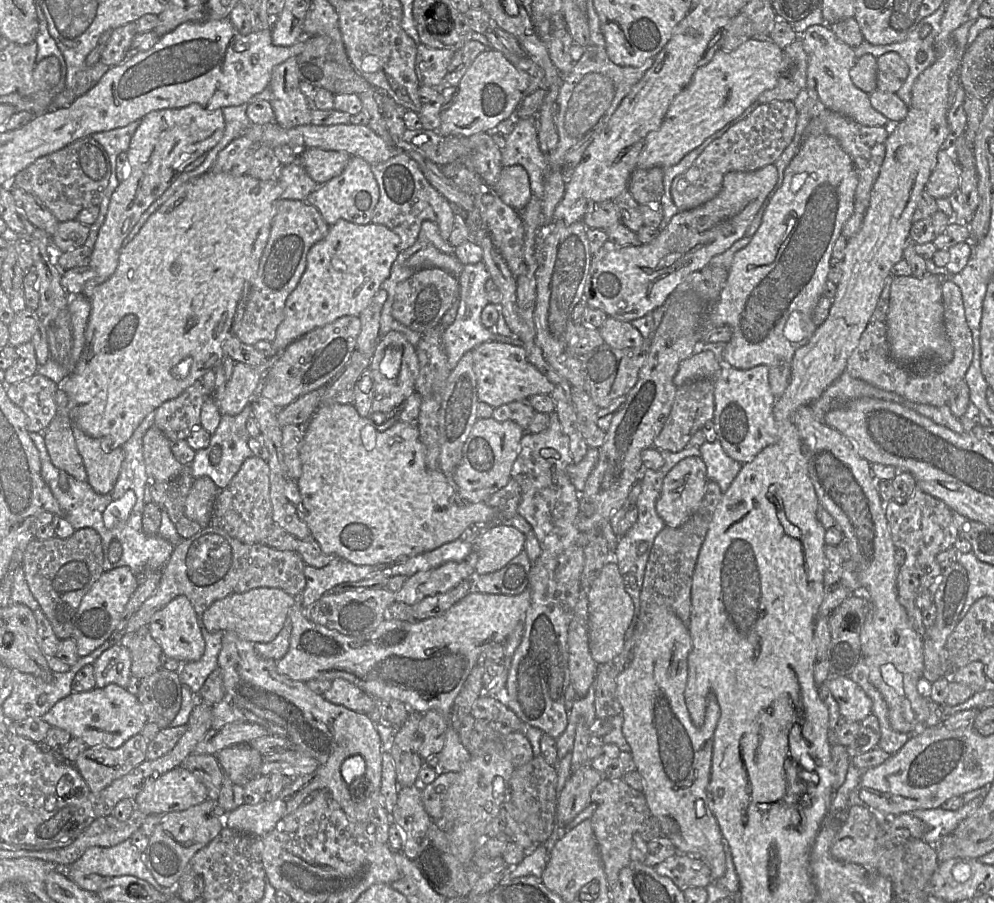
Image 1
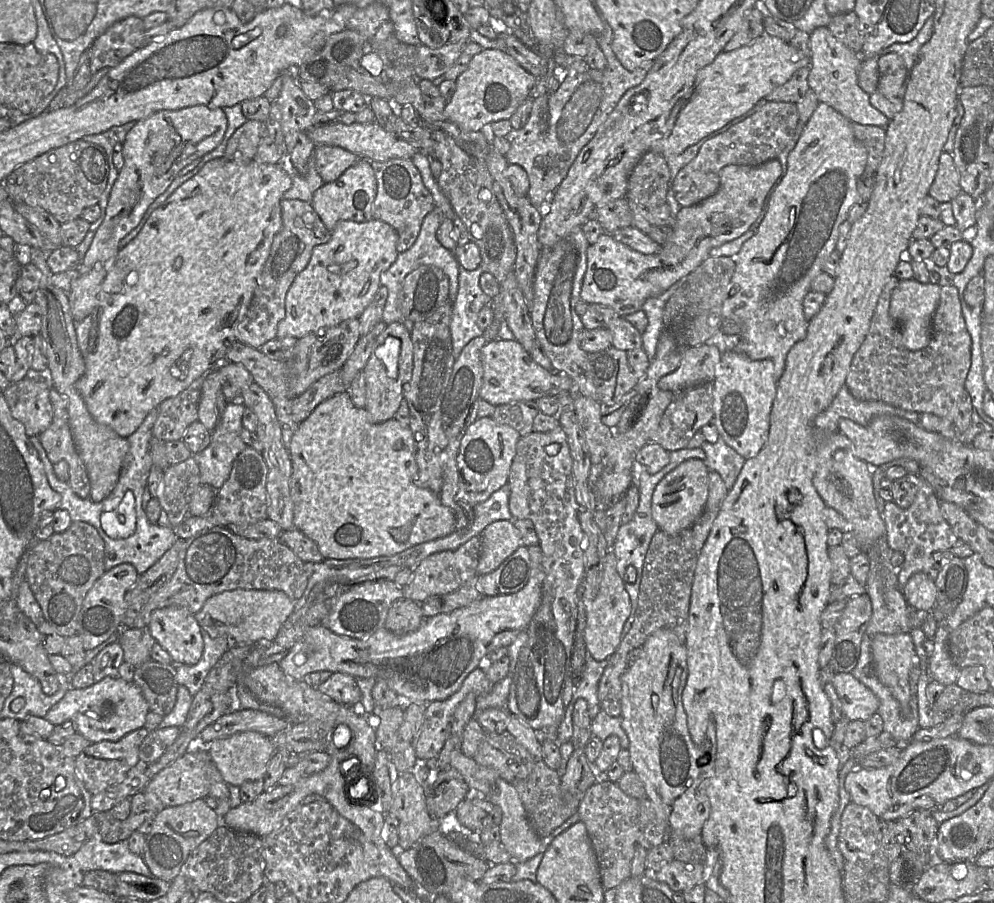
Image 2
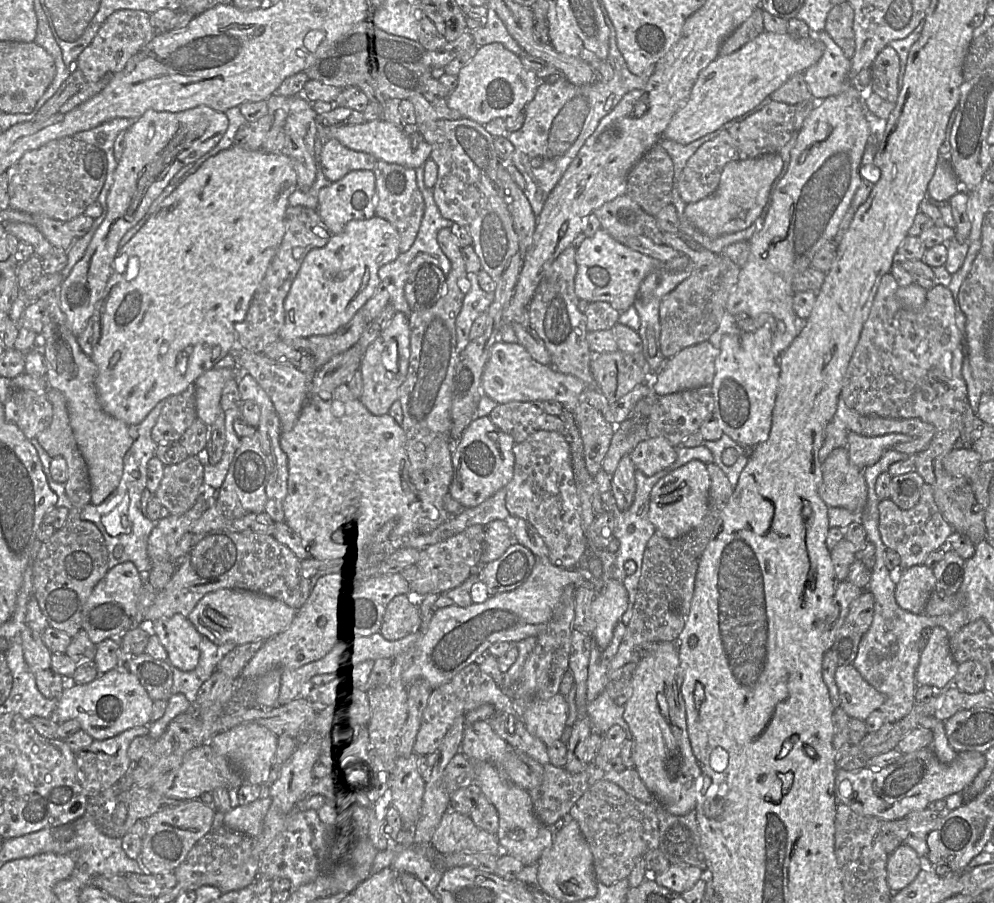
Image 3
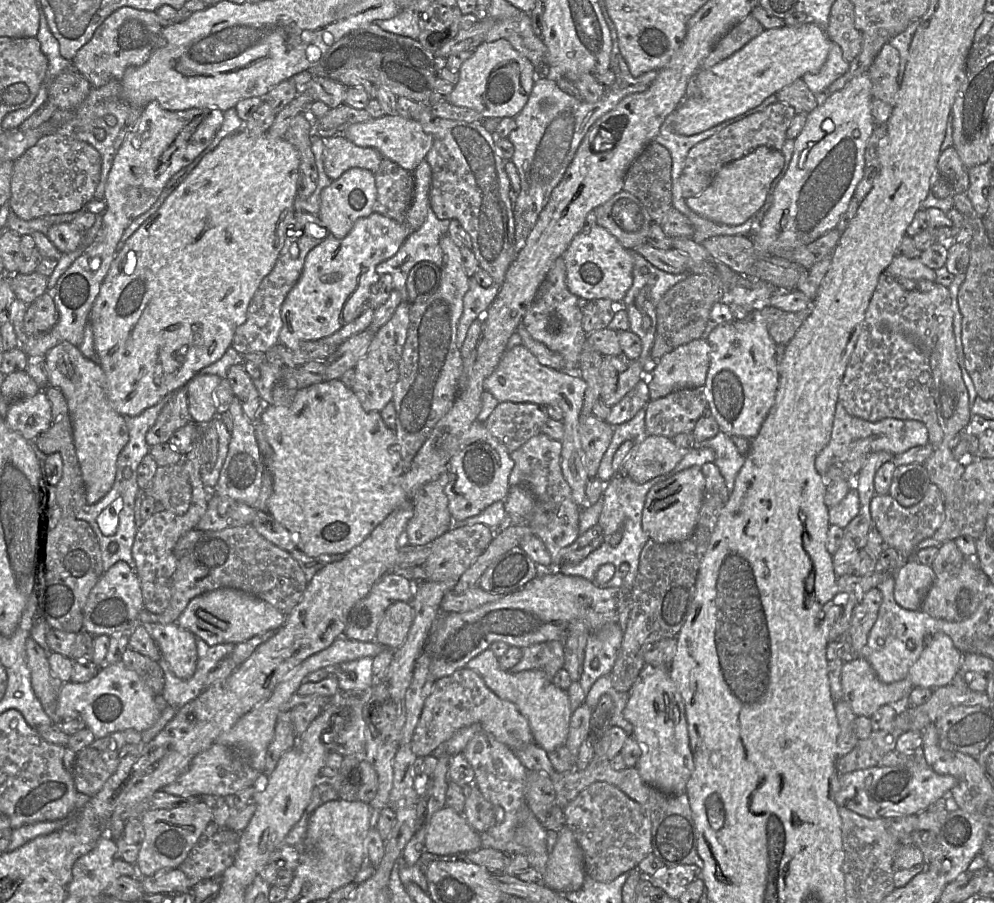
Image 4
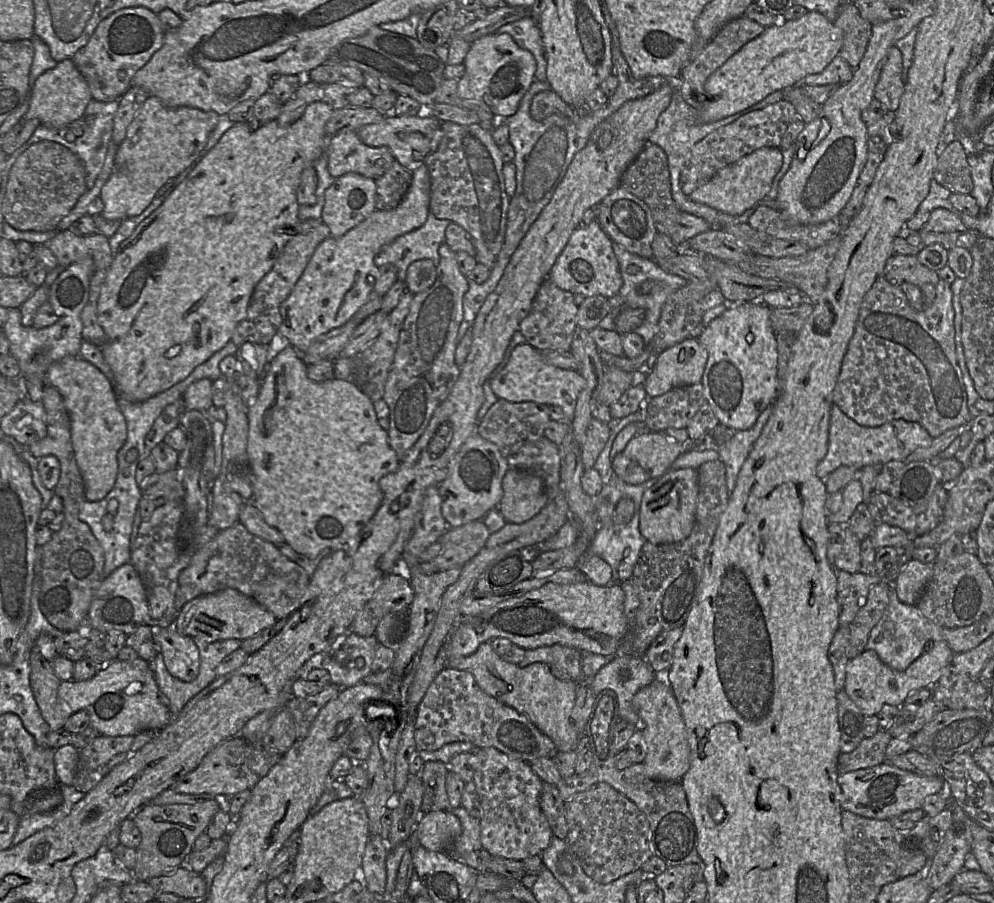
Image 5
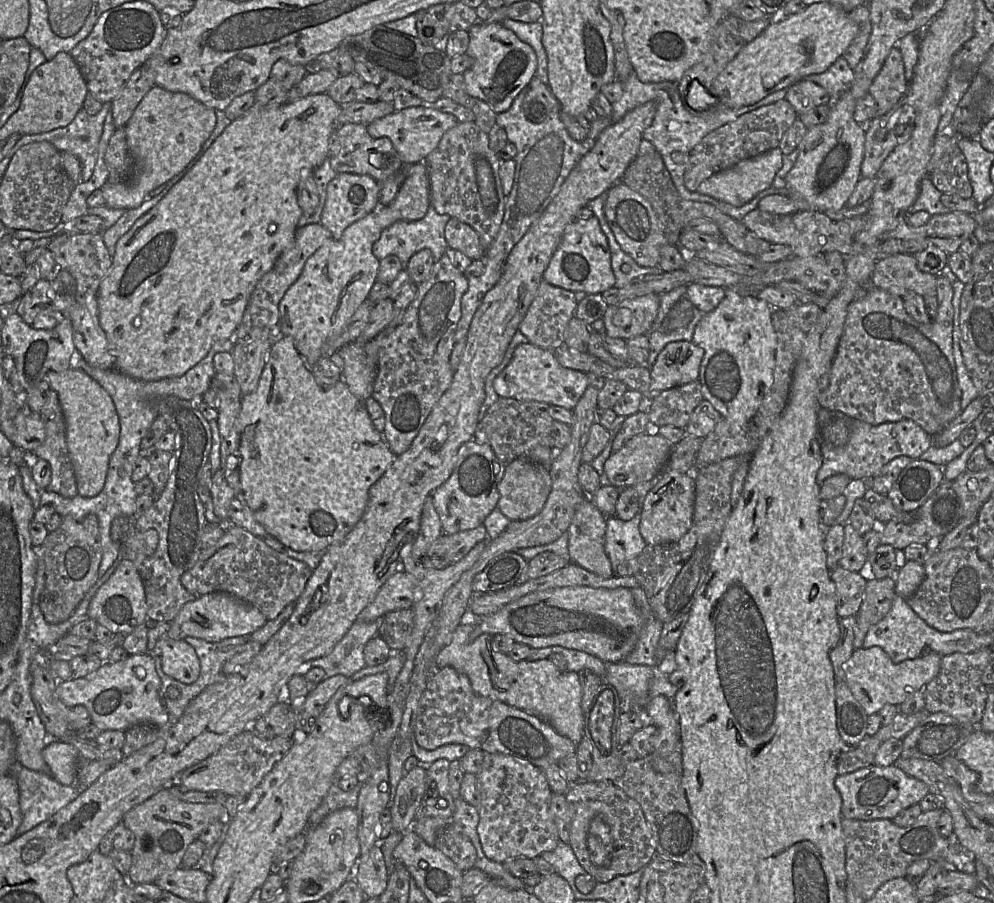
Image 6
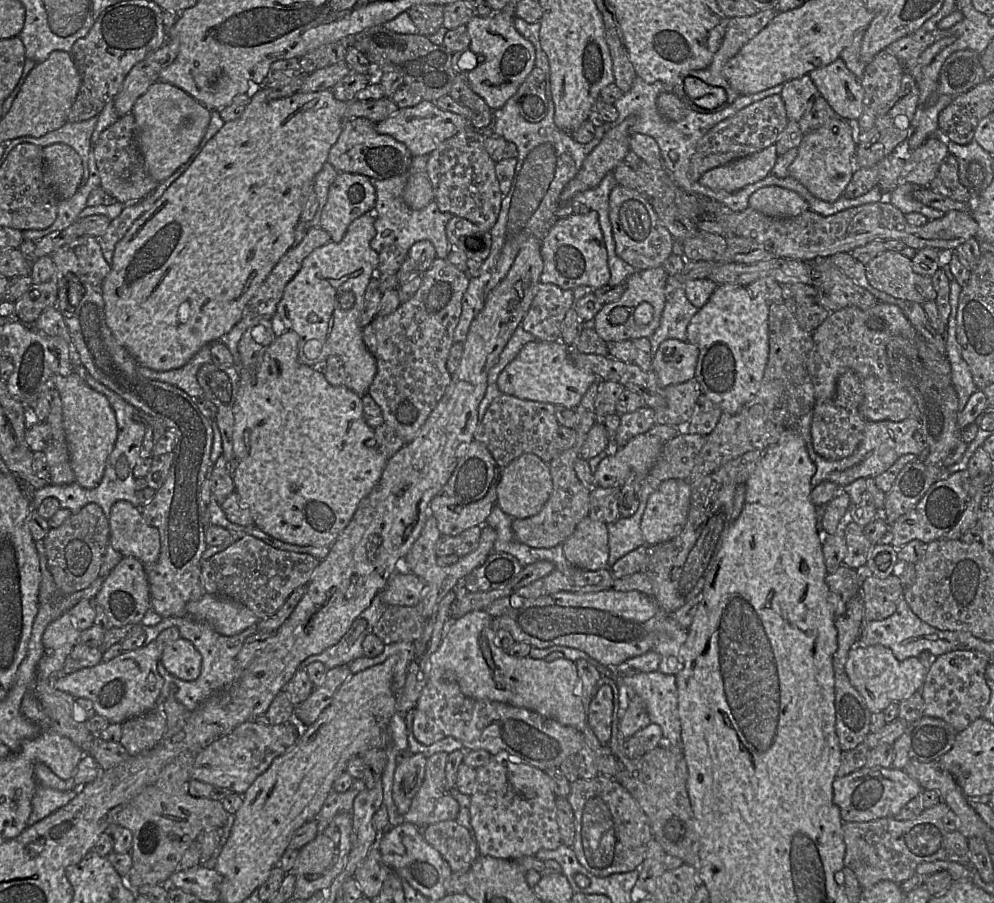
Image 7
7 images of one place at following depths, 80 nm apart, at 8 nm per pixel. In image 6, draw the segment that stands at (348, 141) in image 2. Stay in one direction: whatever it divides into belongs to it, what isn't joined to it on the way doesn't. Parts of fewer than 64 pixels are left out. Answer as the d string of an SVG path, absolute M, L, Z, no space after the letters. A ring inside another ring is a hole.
M429 104L395 111L366 126L368 134L373 138L388 138L399 155L404 166L422 163L438 146L443 135L459 122L456 117L444 113Z

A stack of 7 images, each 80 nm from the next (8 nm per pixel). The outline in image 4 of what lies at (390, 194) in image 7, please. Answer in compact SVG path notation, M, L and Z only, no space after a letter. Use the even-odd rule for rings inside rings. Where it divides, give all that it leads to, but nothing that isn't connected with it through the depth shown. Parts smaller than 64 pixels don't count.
M429 207L423 225L406 238L393 257L376 267L376 272L380 277L392 276L393 288L400 293L403 302L408 302L406 289L408 274L417 263L430 261L441 268L443 253L440 240L448 234L450 221L449 219L438 219L432 208Z

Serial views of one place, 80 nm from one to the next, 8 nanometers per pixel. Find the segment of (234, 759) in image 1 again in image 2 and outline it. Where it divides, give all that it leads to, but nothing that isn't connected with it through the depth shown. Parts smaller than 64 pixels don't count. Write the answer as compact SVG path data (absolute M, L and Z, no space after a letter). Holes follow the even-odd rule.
M254 731L239 732L202 747L206 748L226 783L238 787L245 782L264 779L276 751L269 737Z

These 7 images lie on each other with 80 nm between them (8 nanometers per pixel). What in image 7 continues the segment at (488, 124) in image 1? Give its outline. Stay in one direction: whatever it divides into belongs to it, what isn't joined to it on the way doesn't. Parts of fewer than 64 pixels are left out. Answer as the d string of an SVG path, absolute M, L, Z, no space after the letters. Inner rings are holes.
M504 11L489 17L474 15L466 24L470 51L477 55L478 65L467 73L471 89L484 99L492 110L502 108L535 67L535 47L515 28L513 16Z

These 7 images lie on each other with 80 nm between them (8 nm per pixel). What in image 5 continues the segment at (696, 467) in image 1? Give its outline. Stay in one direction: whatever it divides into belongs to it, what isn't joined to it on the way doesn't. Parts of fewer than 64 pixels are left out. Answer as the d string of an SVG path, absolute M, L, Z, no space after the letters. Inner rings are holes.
M693 468L670 469L642 497L639 530L652 544L676 543L687 538L694 526L698 498L698 474Z

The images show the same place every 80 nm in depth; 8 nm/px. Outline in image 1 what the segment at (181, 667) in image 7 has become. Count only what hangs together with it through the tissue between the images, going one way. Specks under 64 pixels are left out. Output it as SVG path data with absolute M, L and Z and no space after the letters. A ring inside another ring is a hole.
M180 595L155 612L147 625L152 638L163 654L181 663L198 661L205 651L205 641L194 607L186 596Z

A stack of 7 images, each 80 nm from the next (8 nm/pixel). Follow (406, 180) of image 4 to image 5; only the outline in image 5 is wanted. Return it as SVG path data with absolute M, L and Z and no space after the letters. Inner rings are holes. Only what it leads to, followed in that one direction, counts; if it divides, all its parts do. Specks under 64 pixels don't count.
M396 160L390 168L376 179L375 207L377 210L393 210L410 187L412 171L408 171Z

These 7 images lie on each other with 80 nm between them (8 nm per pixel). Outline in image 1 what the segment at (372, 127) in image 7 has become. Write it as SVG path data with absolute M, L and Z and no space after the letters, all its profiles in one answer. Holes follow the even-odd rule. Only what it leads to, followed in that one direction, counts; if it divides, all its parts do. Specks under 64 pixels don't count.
M309 148L302 151L298 162L318 185L323 185L339 176L351 156L346 152Z

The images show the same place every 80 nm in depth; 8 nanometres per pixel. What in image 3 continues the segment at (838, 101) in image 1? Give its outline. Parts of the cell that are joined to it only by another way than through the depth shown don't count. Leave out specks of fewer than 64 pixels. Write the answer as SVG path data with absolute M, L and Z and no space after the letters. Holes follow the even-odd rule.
M826 31L814 34L814 37L822 44L823 54L803 73L812 99L818 102L846 91L853 83L848 80L851 61L844 56L842 49Z

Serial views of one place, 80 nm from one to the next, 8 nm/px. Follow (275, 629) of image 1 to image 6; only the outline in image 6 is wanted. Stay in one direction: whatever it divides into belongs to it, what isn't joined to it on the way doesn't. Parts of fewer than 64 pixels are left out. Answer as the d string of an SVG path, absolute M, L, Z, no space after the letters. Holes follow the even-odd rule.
M213 592L195 597L184 604L171 622L171 627L165 636L174 640L194 636L208 642L217 642L236 636L248 637L267 621L265 615L255 606L230 594Z

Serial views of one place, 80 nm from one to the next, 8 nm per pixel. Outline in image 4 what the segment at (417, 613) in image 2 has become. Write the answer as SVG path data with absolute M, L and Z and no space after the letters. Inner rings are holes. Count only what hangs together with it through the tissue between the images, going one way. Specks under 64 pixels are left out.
M394 602L386 609L378 625L376 641L385 648L398 649L406 640L414 616L411 602Z

